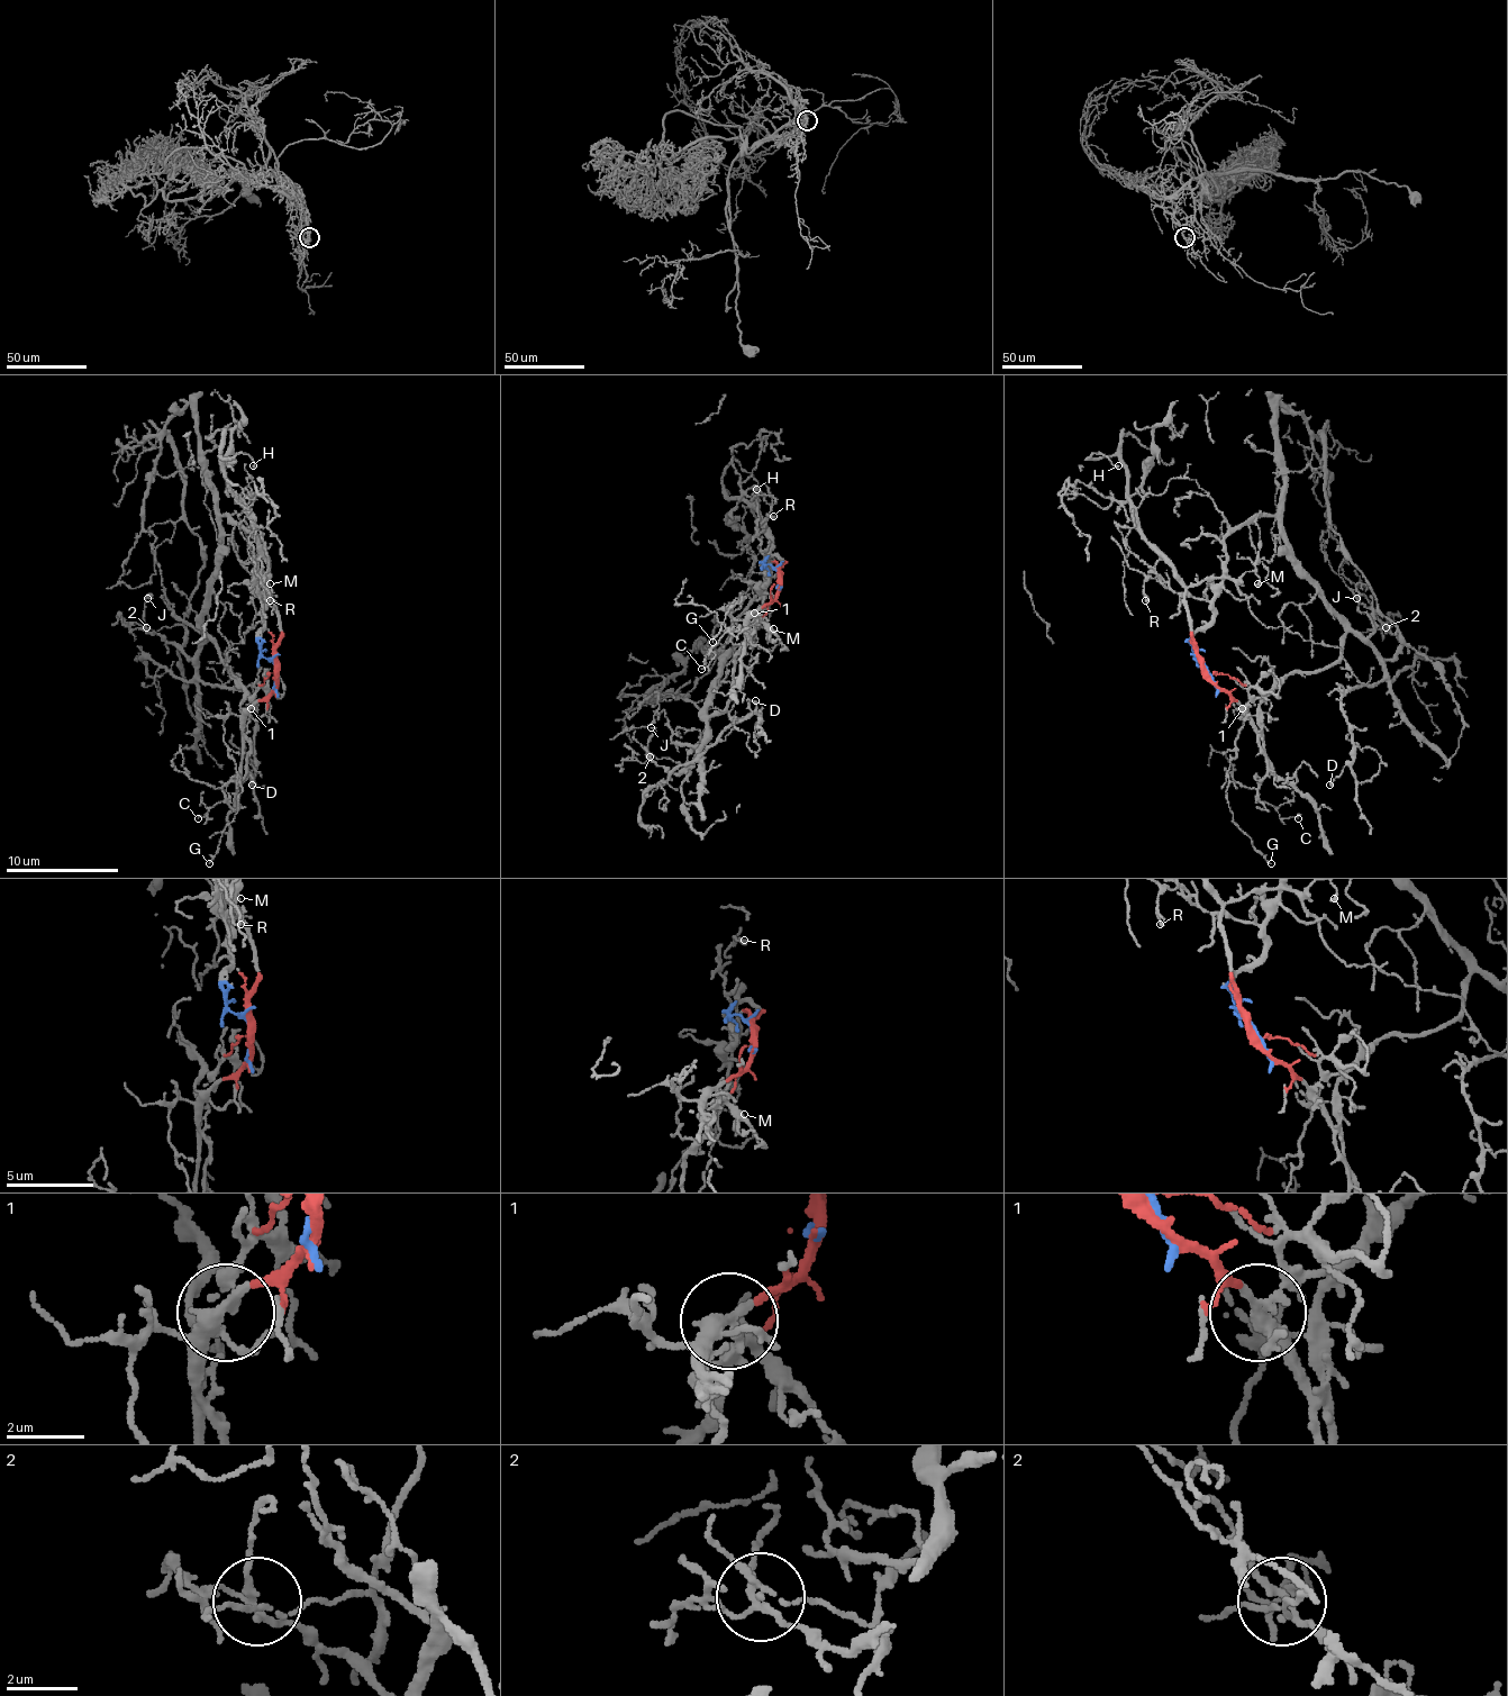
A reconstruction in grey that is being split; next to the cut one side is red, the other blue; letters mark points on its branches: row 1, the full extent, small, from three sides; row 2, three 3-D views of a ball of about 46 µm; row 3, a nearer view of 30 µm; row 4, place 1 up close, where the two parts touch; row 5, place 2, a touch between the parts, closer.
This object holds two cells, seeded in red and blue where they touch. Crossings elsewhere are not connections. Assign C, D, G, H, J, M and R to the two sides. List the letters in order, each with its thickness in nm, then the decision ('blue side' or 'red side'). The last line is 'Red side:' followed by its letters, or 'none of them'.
C: calibre 130 nm; red side
D: calibre 140 nm; blue side
G: calibre 100 nm; red side
H: calibre 130 nm; red side
J: calibre 140 nm; blue side
M: calibre 150 nm; red side
R: calibre 170 nm; red side
Red side: C, G, H, M, R

